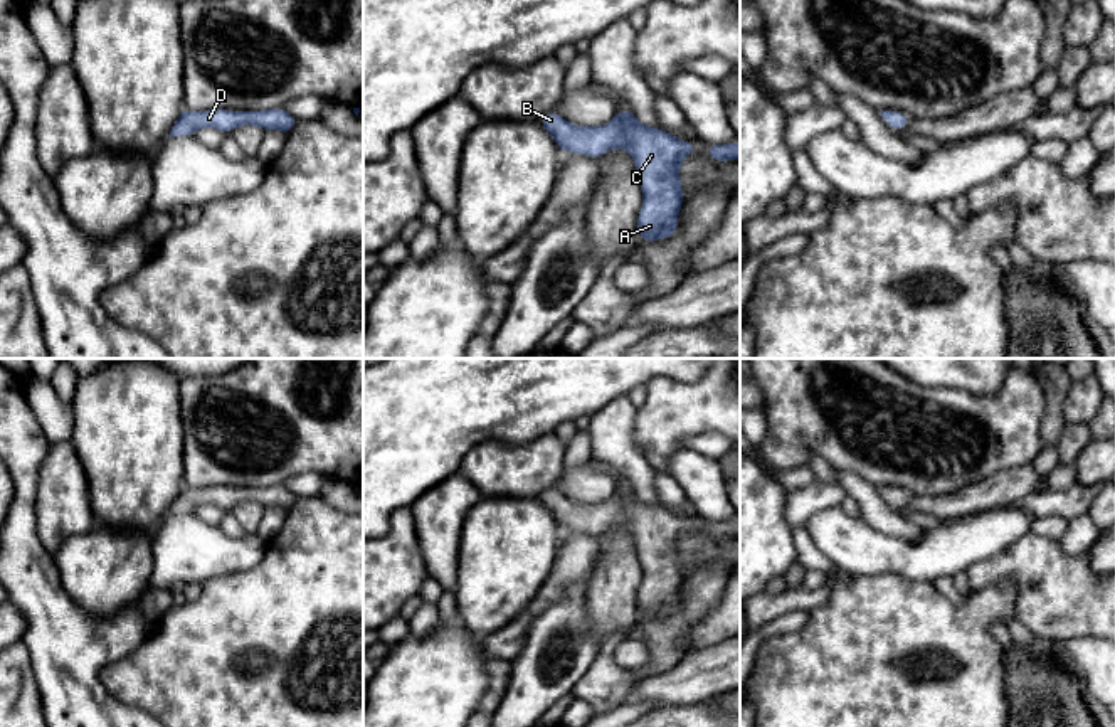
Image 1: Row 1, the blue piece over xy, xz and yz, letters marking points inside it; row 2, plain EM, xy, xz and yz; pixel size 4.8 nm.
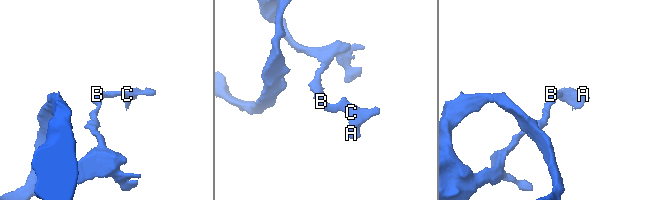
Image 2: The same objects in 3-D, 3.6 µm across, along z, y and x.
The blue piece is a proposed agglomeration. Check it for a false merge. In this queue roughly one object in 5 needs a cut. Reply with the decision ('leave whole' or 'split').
leave whole

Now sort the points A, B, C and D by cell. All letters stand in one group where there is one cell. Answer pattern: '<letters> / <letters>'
A B C D

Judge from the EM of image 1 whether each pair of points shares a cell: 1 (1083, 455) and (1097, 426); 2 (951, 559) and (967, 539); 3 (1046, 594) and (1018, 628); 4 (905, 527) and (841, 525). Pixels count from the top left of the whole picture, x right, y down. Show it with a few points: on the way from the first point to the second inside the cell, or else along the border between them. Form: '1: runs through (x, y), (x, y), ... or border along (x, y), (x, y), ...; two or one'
1: runs through (1090, 448), (1097, 441), (1097, 433); one
2: runs through (952, 554), (962, 544); one
3: border along (1016, 616), (1038, 636); two
4: border along (861, 517), (873, 527), (907, 541); two

